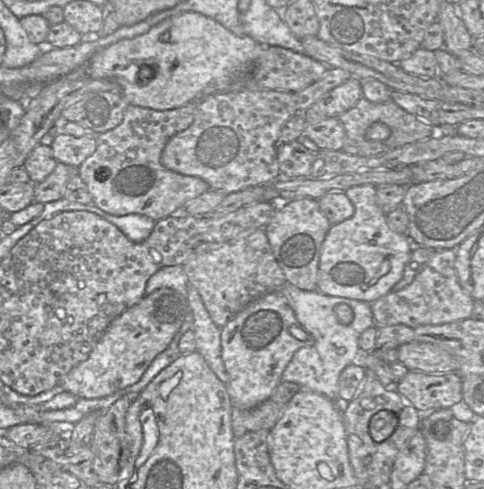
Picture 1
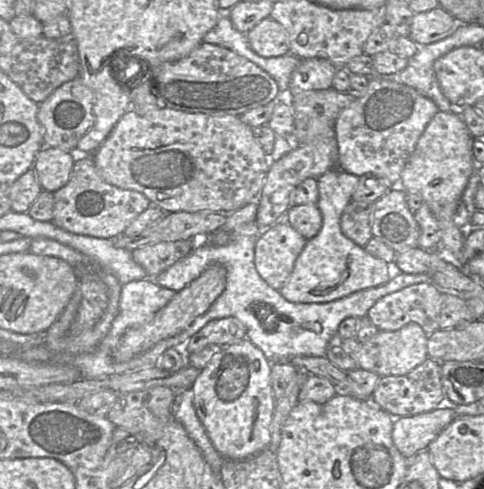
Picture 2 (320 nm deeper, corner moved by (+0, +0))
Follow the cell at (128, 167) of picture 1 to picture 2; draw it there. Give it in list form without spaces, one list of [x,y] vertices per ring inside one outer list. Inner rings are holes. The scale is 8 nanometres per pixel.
[[[77,154],[69,181],[62,188],[53,192],[53,196],[54,216],[52,221],[54,224],[75,234],[106,239],[116,239],[123,234],[131,221],[152,204],[144,194],[138,191],[122,189],[105,182],[98,174],[92,154]]]

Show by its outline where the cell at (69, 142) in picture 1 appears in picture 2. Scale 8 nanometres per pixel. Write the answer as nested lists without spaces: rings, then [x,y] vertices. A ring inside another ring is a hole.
[[[43,146],[37,153],[34,170],[43,190],[55,192],[70,179],[77,152]]]

